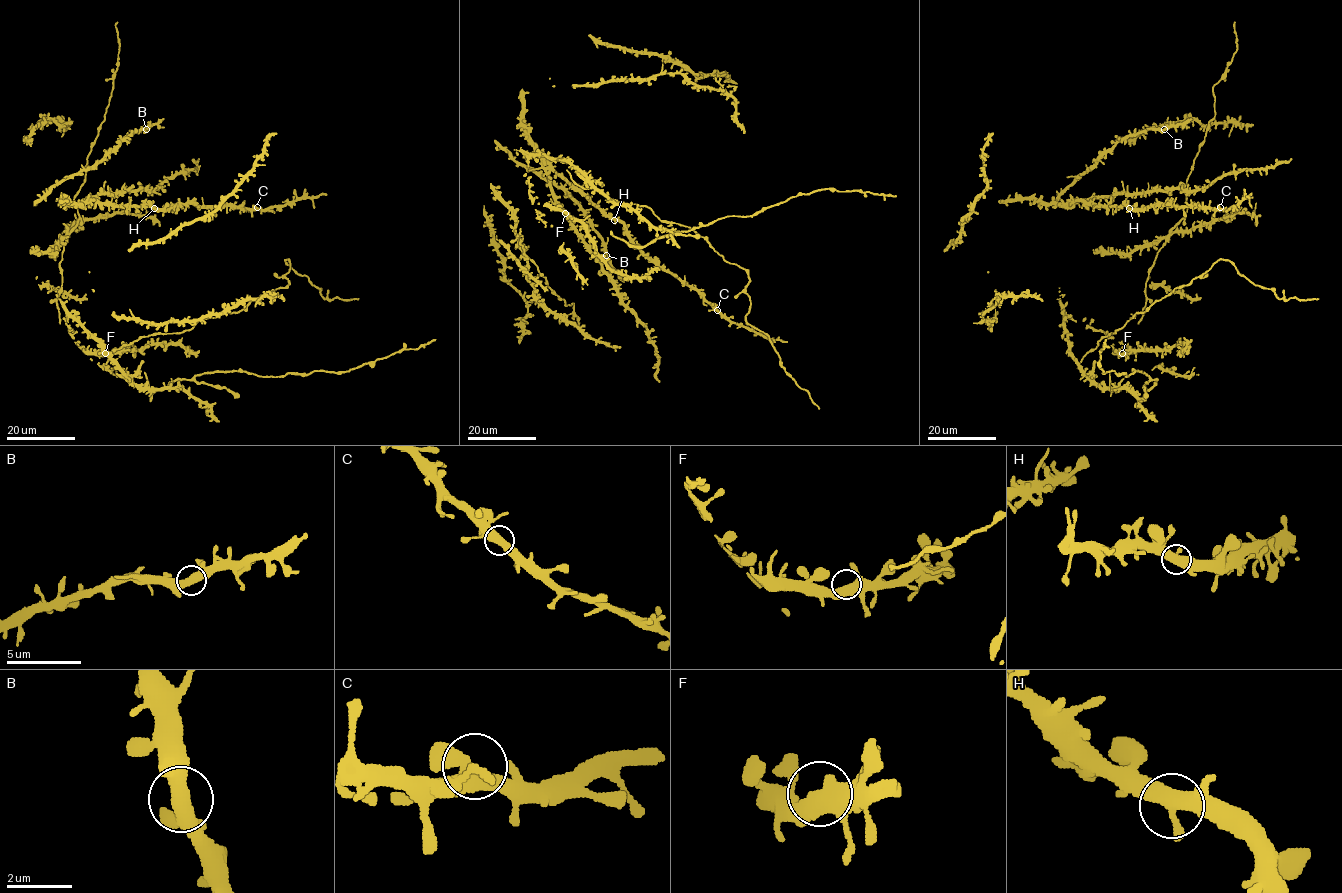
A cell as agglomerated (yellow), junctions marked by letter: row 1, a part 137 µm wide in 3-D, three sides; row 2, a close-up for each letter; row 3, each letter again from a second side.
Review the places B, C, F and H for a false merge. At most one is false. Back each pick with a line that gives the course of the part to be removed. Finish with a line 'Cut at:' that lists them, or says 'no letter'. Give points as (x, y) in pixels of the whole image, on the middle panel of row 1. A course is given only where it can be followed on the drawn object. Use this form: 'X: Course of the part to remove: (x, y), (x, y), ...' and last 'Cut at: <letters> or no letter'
Cut at: no letter

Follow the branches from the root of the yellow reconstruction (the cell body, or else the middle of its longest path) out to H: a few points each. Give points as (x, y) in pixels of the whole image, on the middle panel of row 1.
H: (715, 309), (696, 290), (657, 266), (633, 242), (625, 226), (614, 220)

